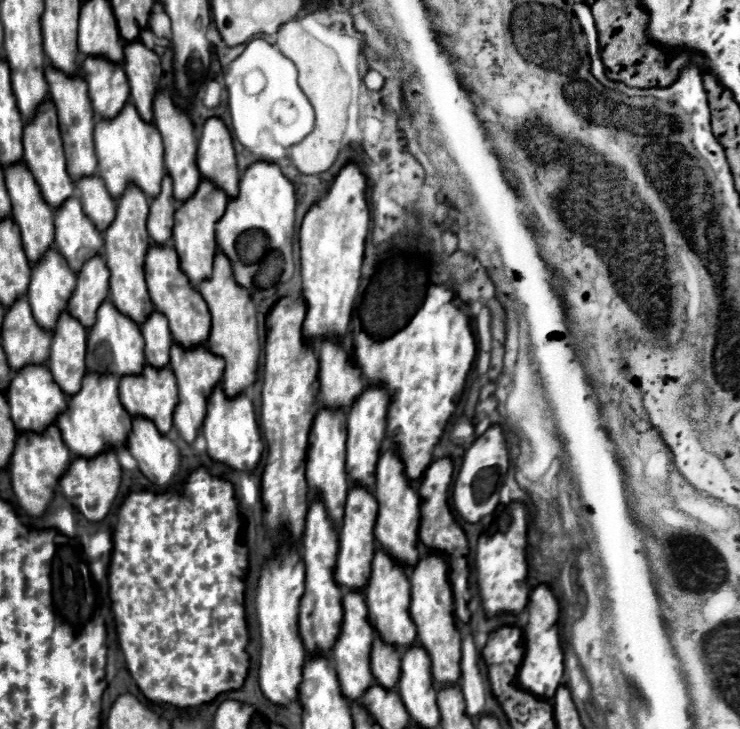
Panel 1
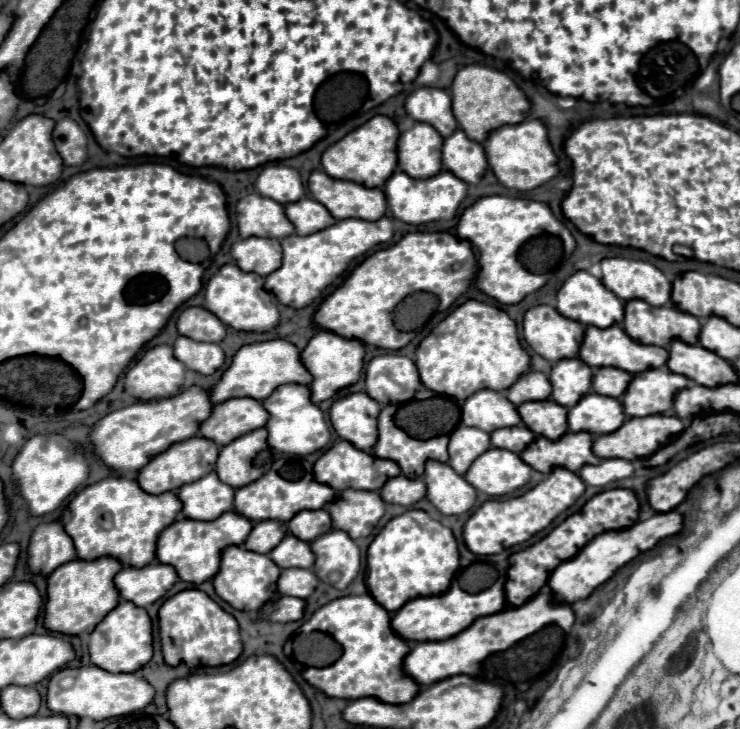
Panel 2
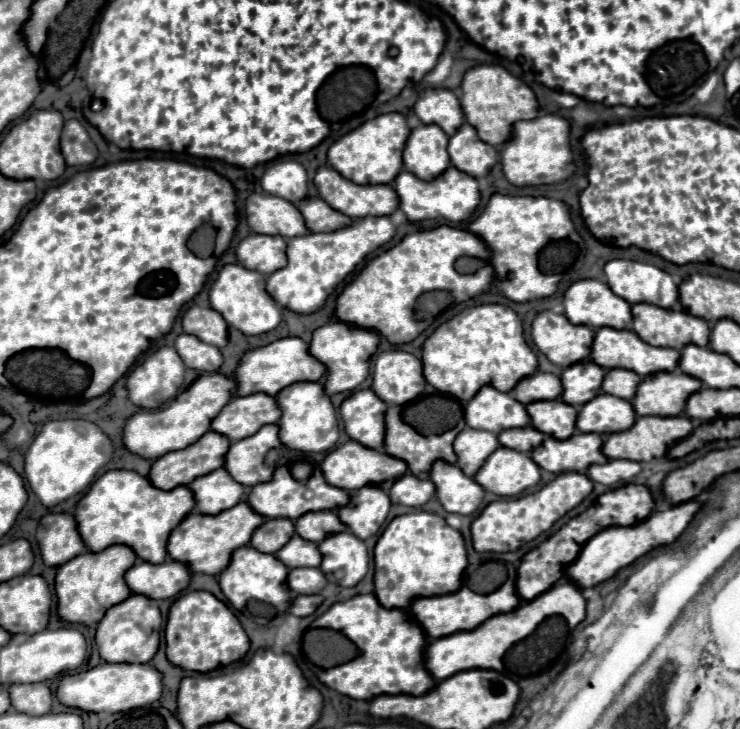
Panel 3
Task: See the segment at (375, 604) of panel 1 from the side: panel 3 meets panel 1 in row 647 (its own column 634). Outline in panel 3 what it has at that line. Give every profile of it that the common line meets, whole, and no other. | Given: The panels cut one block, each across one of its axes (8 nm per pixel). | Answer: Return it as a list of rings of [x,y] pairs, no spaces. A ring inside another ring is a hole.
[[[680,370],[656,372],[638,384],[632,406],[638,416],[678,416],[684,410],[684,400],[700,386],[700,380]]]

